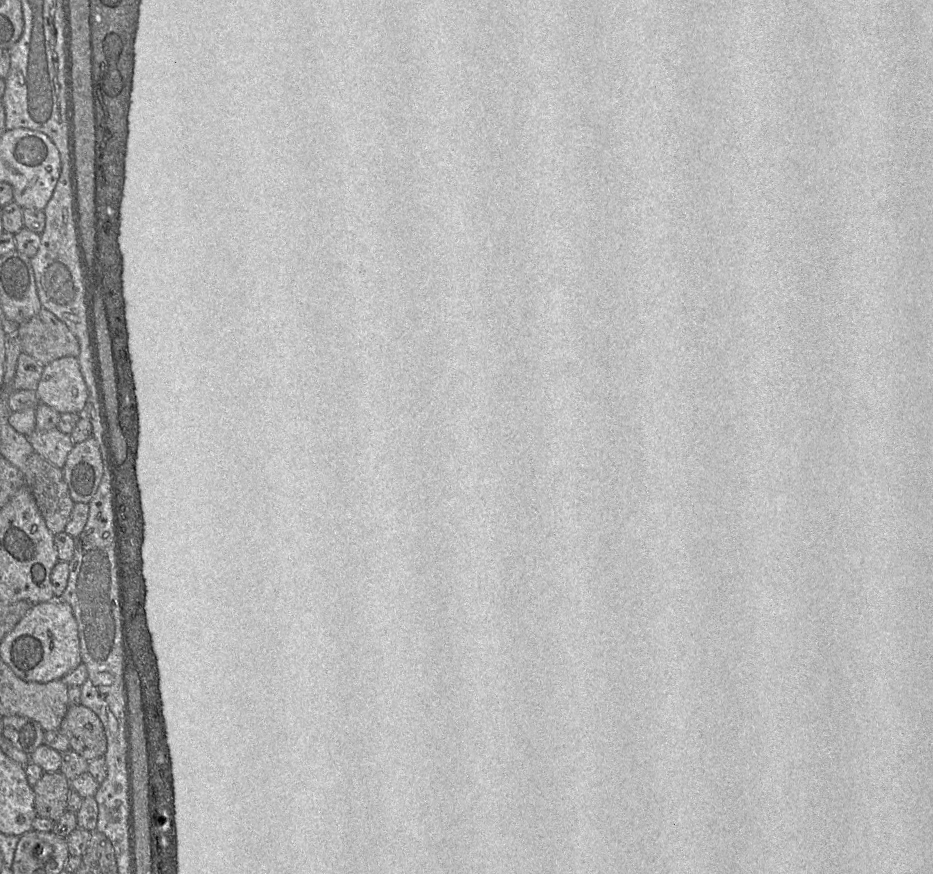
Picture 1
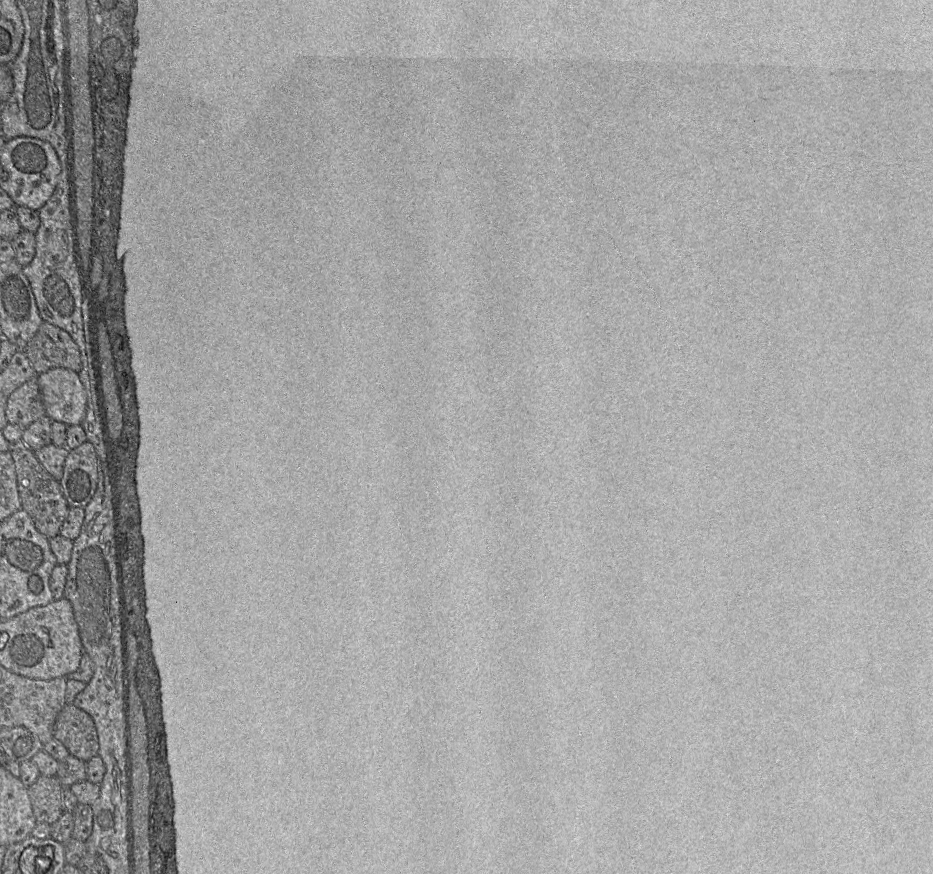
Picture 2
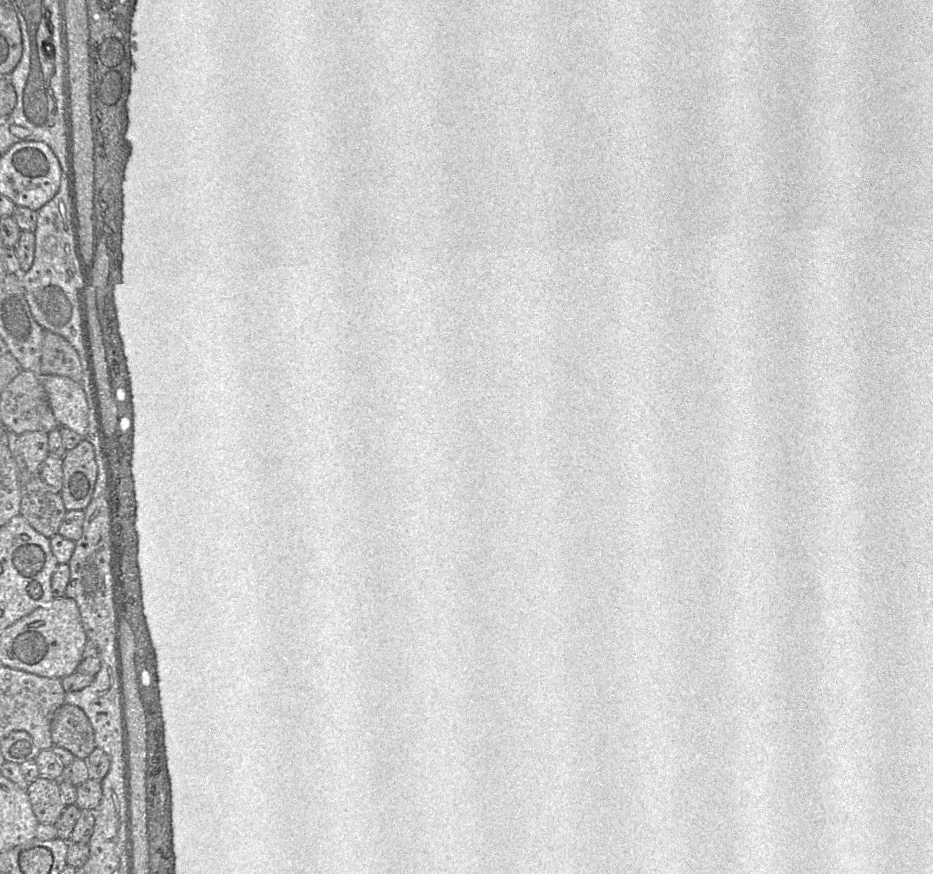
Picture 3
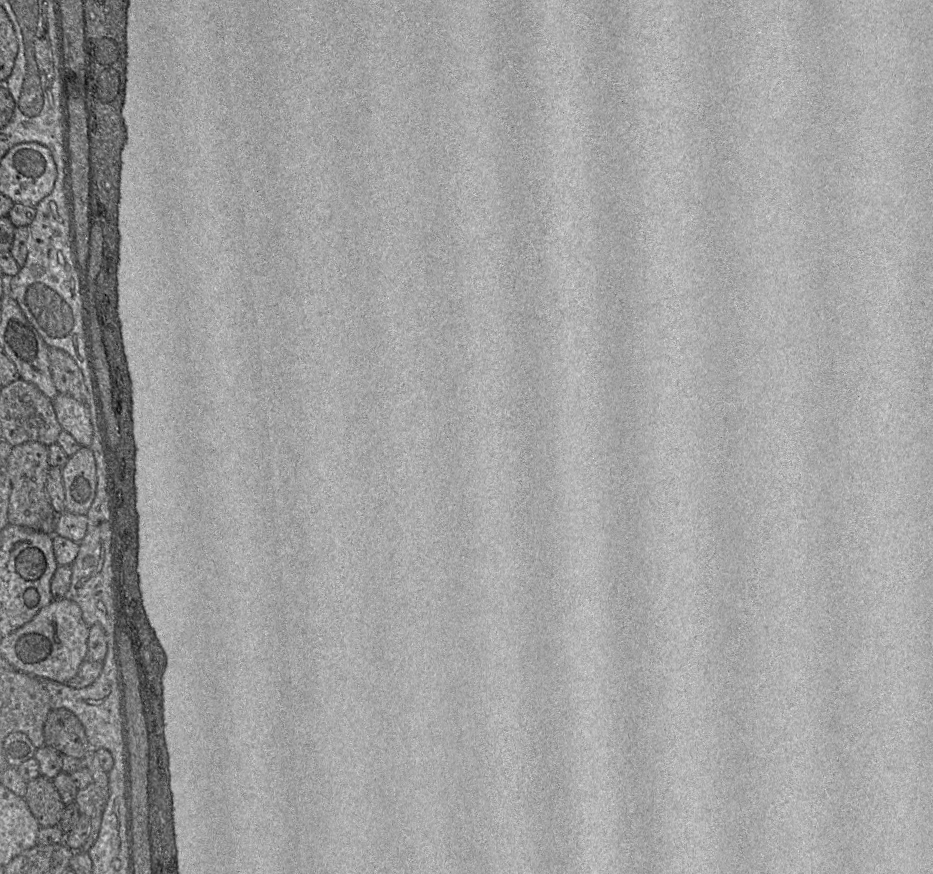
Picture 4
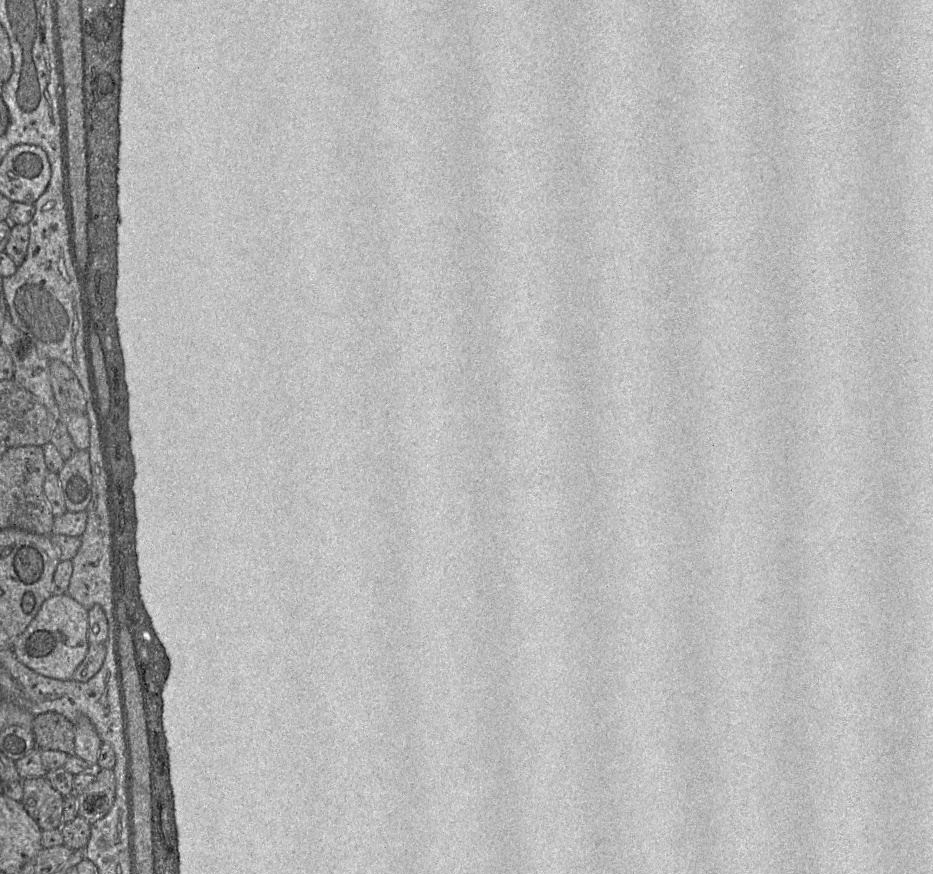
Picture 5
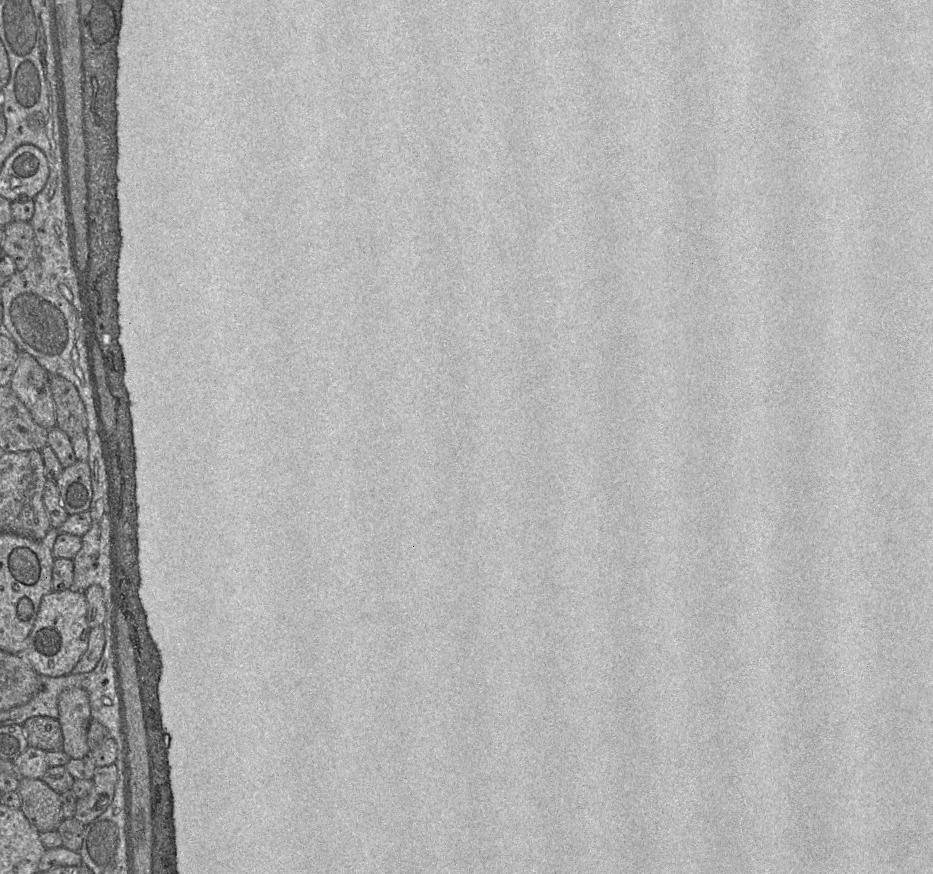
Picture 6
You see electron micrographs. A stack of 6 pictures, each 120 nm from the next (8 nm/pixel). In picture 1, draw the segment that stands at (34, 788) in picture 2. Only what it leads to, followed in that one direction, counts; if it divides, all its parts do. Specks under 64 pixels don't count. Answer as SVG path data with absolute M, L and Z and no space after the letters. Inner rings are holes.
M60 771L44 772L32 789L37 816L56 821L67 811L70 780Z

